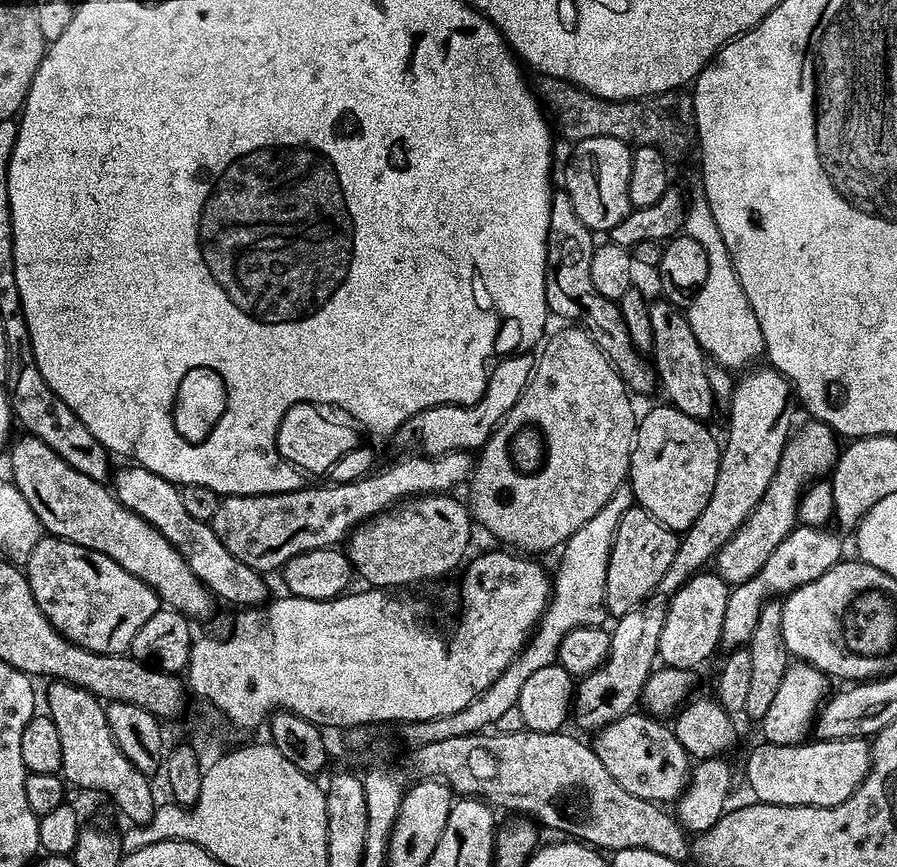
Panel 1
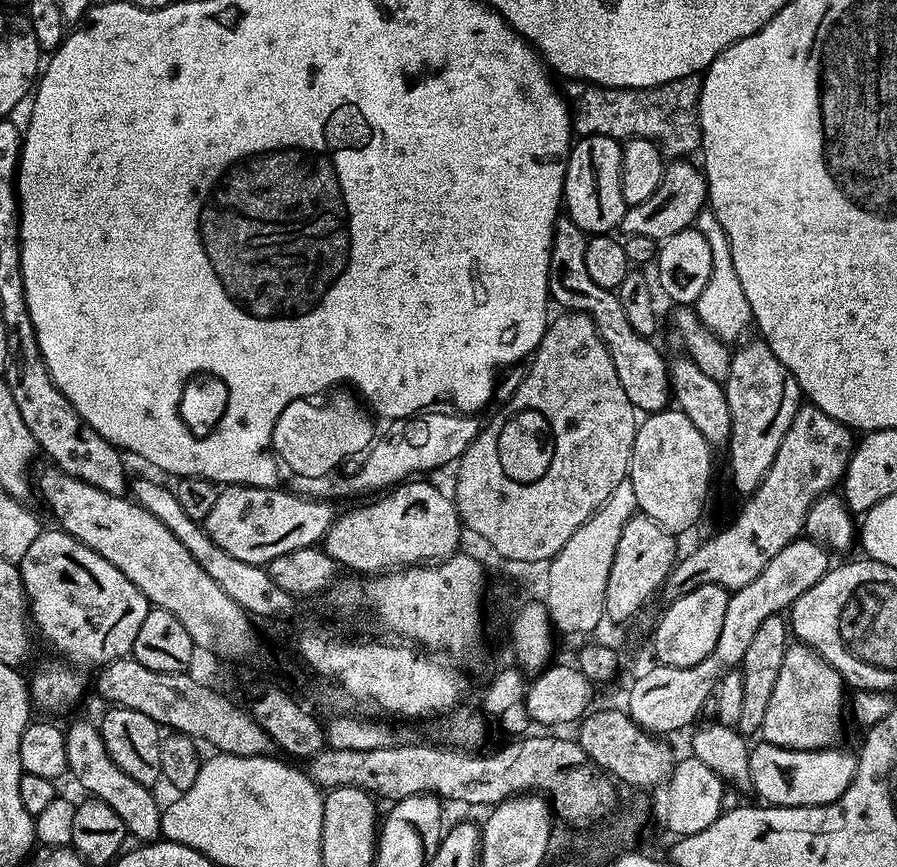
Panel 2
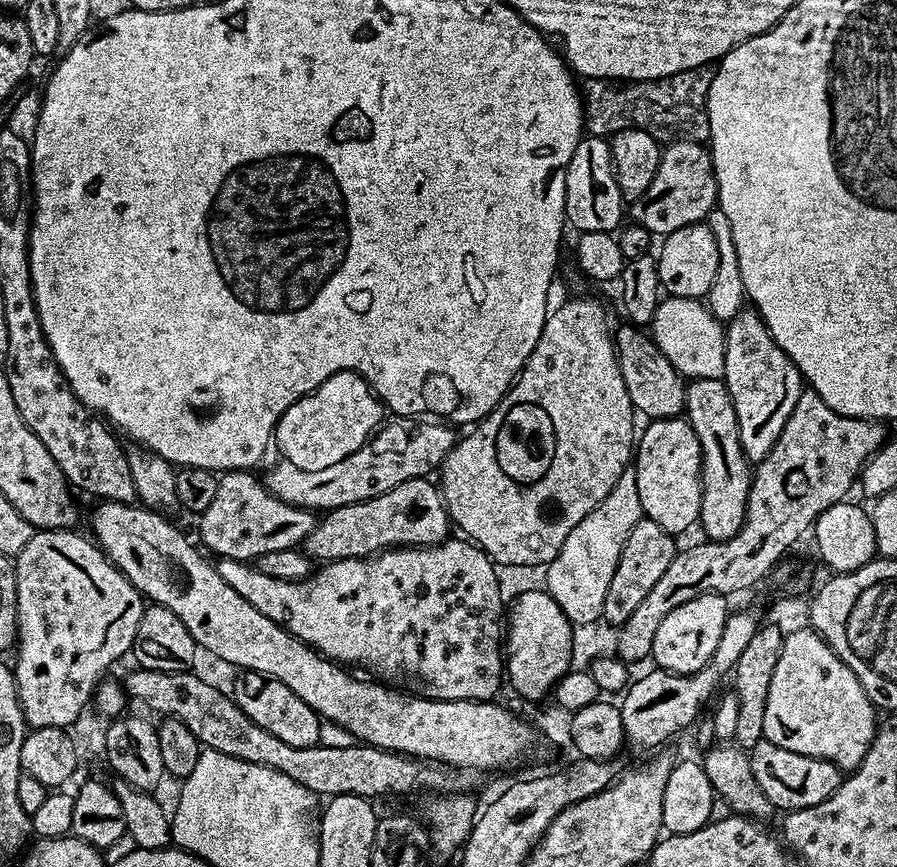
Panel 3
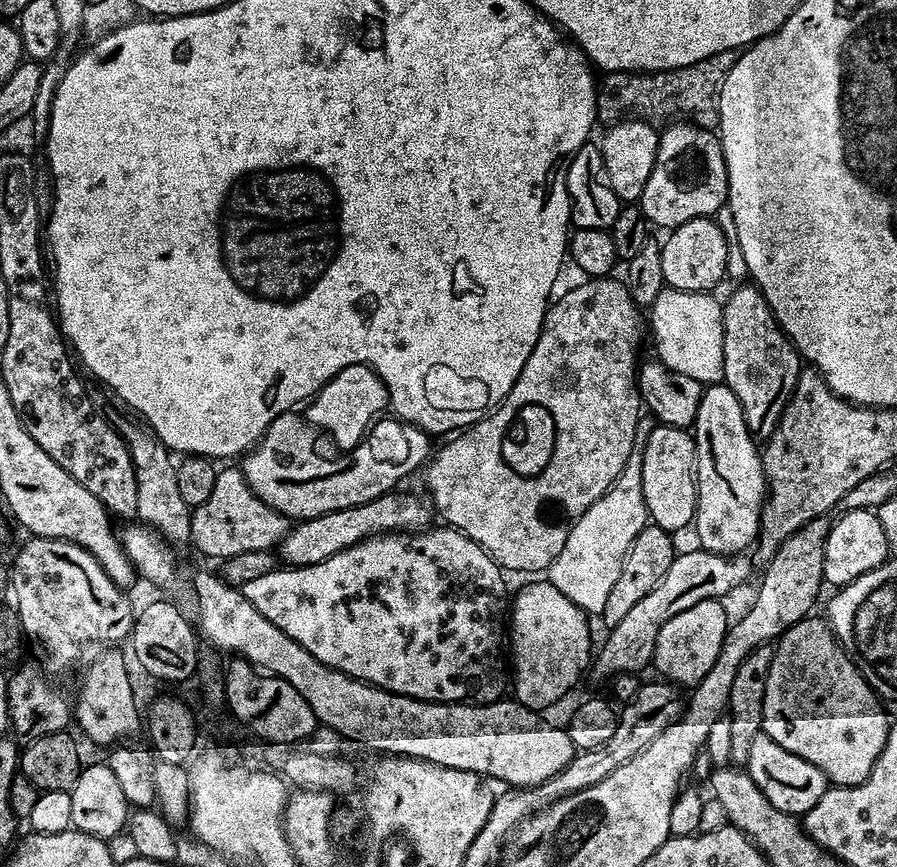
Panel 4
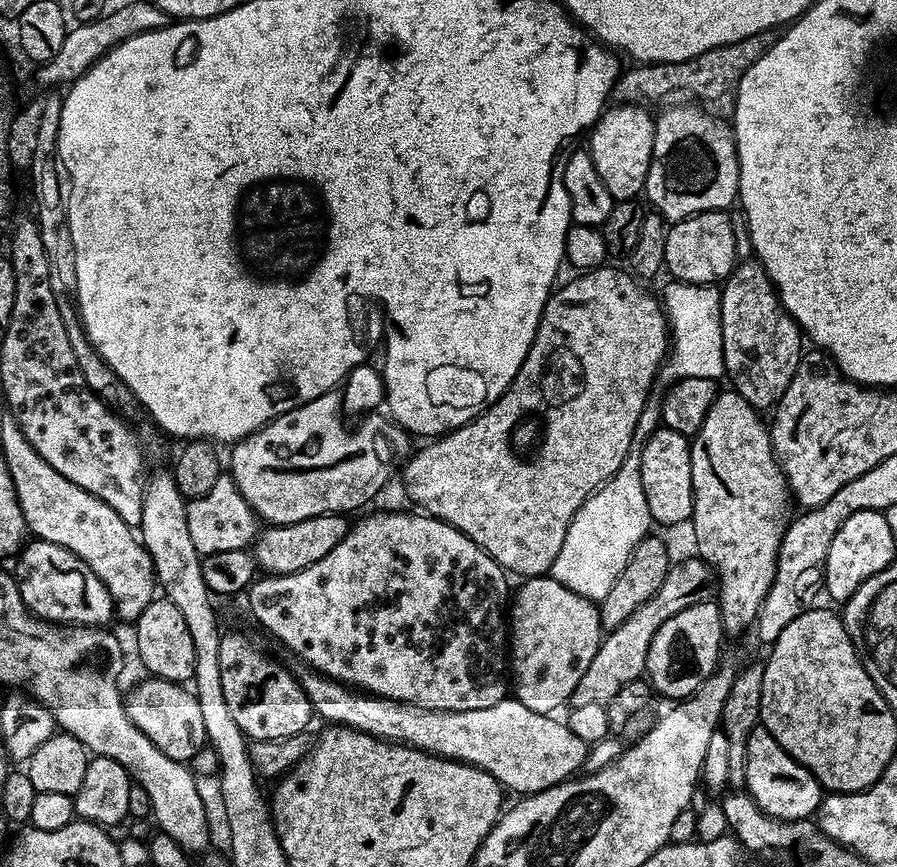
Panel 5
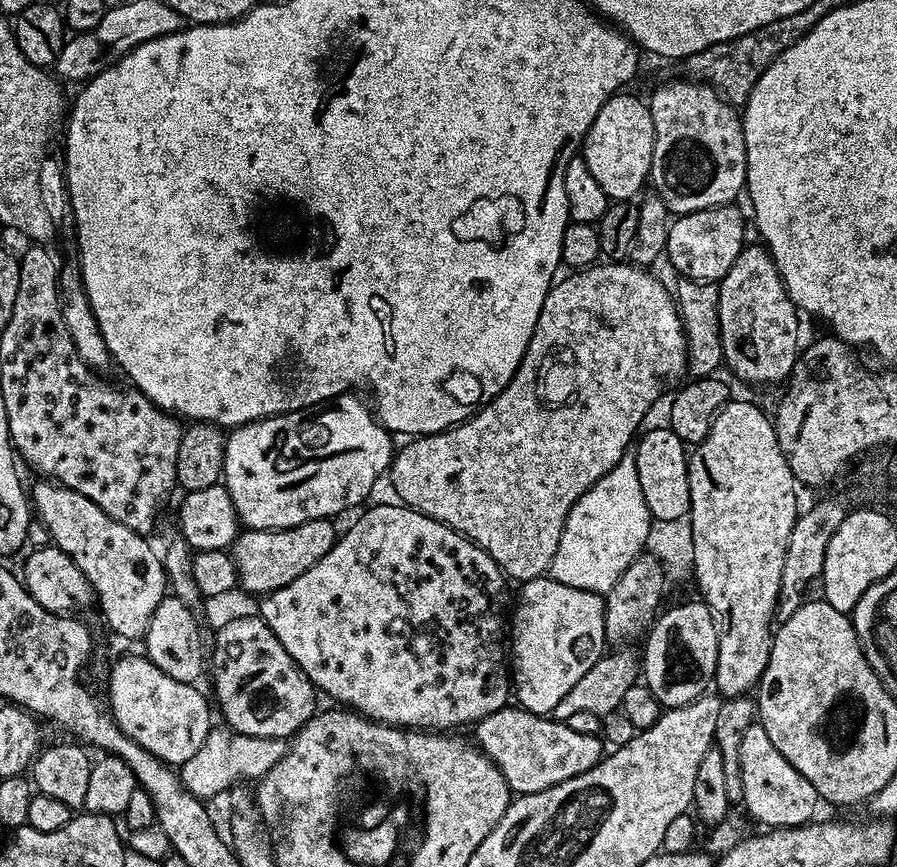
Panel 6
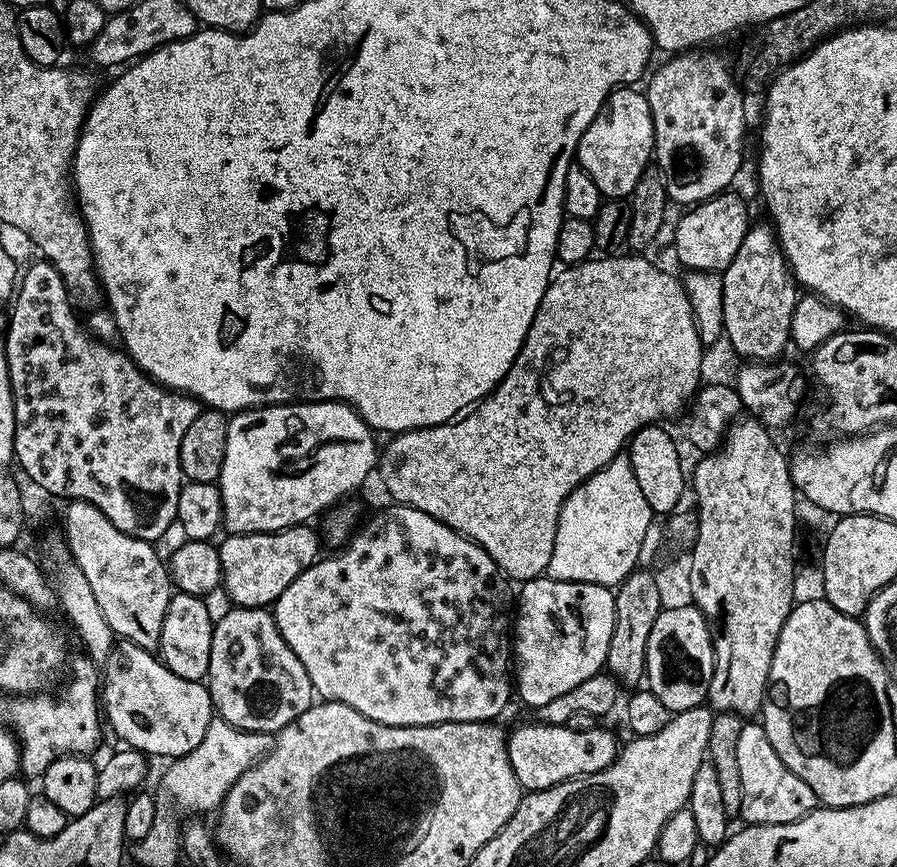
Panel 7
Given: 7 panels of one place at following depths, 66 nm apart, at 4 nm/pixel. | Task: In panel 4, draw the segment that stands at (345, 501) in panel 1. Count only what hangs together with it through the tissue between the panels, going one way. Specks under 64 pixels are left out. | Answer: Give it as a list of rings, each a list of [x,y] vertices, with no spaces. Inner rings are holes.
[[[224,466],[214,478],[214,490],[206,502],[192,511],[191,547],[196,547],[204,556],[213,556],[216,562],[223,562],[232,556],[247,552],[267,552],[284,541],[290,530],[290,521],[278,510],[268,508],[250,490],[243,471],[239,467]]]

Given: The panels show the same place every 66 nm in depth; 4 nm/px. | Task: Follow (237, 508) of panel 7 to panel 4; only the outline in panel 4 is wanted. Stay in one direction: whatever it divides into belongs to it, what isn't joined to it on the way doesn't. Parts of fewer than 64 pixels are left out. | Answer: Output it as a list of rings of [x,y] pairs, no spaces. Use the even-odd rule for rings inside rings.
[[[295,411],[284,412],[260,437],[260,443],[247,453],[242,460],[242,471],[250,490],[258,494],[258,498],[268,508],[278,510],[289,521],[299,522],[321,516],[334,510],[346,510],[350,506],[358,506],[370,502],[374,498],[384,496],[397,487],[403,476],[412,471],[423,469],[430,459],[434,444],[431,444],[429,433],[414,424],[401,423],[399,419],[380,418],[371,425],[360,444],[343,454],[336,454],[333,460],[319,460],[312,456],[312,444],[308,441],[309,425]]]

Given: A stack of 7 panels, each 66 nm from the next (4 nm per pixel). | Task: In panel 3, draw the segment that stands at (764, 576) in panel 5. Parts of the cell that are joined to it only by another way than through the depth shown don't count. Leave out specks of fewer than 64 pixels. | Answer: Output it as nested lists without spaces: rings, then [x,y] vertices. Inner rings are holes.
[[[689,379],[684,389],[684,412],[689,424],[692,425],[694,434],[698,438],[698,446],[700,447],[700,519],[698,521],[698,528],[705,532],[705,537],[708,540],[729,540],[738,534],[738,530],[744,521],[746,514],[746,506],[748,505],[748,491],[752,485],[752,478],[754,475],[753,469],[750,467],[749,460],[744,456],[742,450],[742,442],[738,438],[738,414],[734,414],[734,402],[728,393],[728,387],[724,385],[723,379],[721,380],[698,380]]]

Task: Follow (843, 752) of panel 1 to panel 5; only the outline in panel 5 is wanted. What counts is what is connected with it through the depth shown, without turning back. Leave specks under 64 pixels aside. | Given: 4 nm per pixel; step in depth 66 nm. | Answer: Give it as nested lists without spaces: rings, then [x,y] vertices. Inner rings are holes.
[[[758,726],[752,731],[750,742],[746,746],[746,774],[744,775],[744,783],[748,795],[754,798],[754,802],[758,802],[758,806],[764,813],[779,820],[809,819],[816,809],[819,808],[822,799],[822,789],[820,783],[814,778],[814,774],[810,774],[810,770],[806,770],[806,766],[798,763],[762,726]]]

